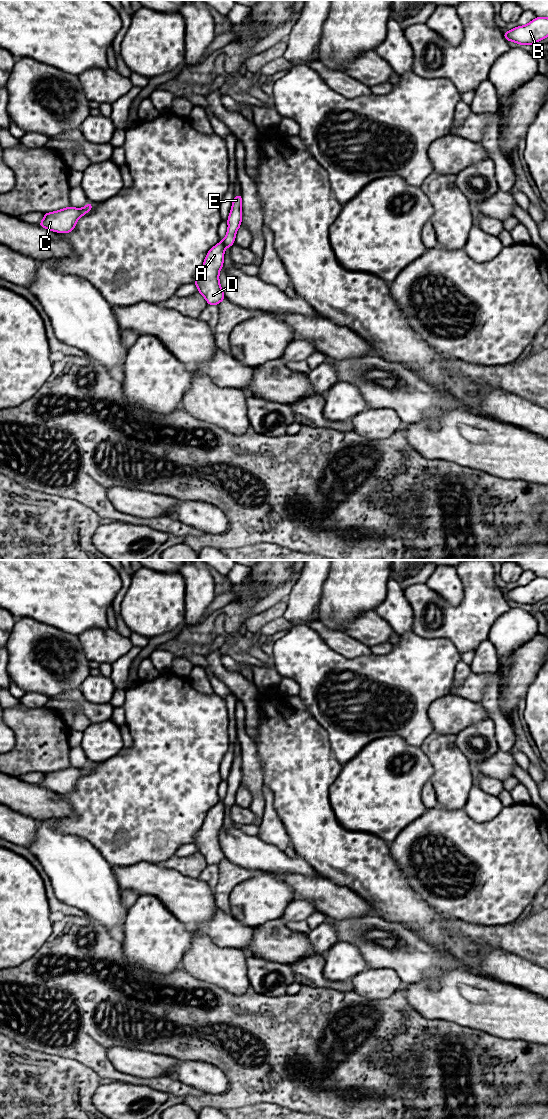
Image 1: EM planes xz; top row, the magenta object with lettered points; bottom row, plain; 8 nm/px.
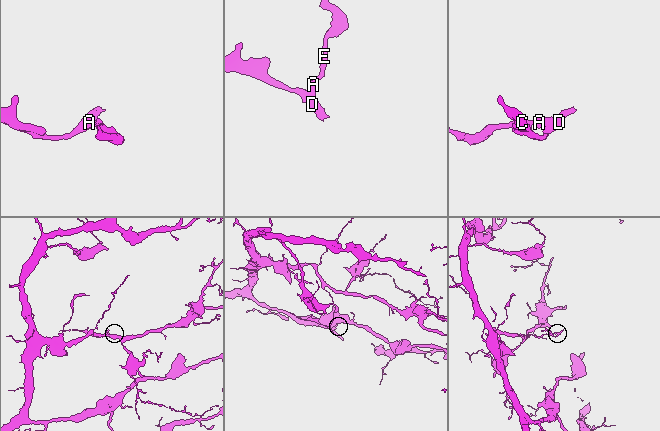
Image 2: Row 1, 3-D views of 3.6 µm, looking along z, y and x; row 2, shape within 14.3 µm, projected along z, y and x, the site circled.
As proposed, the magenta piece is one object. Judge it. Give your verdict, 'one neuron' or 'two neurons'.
two neurons

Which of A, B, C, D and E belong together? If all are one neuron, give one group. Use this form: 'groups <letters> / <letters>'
groups A C D / B E

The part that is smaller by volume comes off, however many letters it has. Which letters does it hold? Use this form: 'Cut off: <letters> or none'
Cut off: A, C, D

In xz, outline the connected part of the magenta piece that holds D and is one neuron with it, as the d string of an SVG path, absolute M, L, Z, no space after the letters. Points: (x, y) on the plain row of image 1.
M222 801L212 807L194 840L198 852L204 856L208 865L218 865L225 859L219 842L219 832L224 826L224 810L225 805Z

